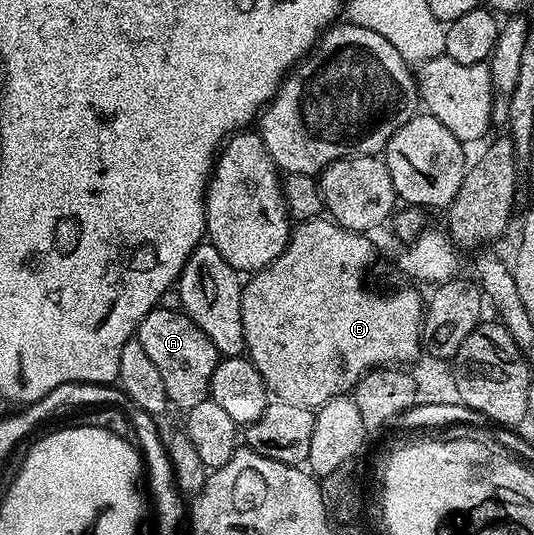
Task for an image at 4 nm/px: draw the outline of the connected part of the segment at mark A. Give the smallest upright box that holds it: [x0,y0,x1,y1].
[137,306,221,410]

